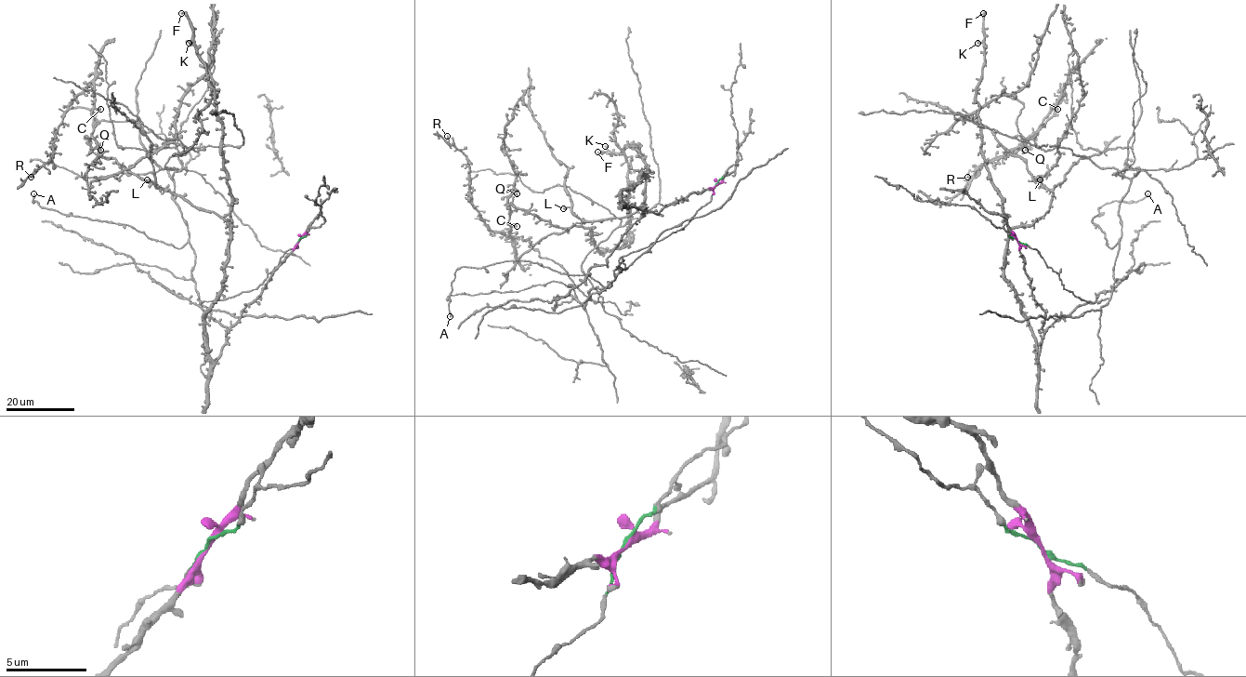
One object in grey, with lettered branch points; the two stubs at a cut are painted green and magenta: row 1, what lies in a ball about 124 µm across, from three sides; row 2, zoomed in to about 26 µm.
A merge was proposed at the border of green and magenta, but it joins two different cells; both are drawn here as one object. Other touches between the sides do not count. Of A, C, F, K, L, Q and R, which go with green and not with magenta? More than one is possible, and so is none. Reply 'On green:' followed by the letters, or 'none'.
On green: A, C, Q, R

